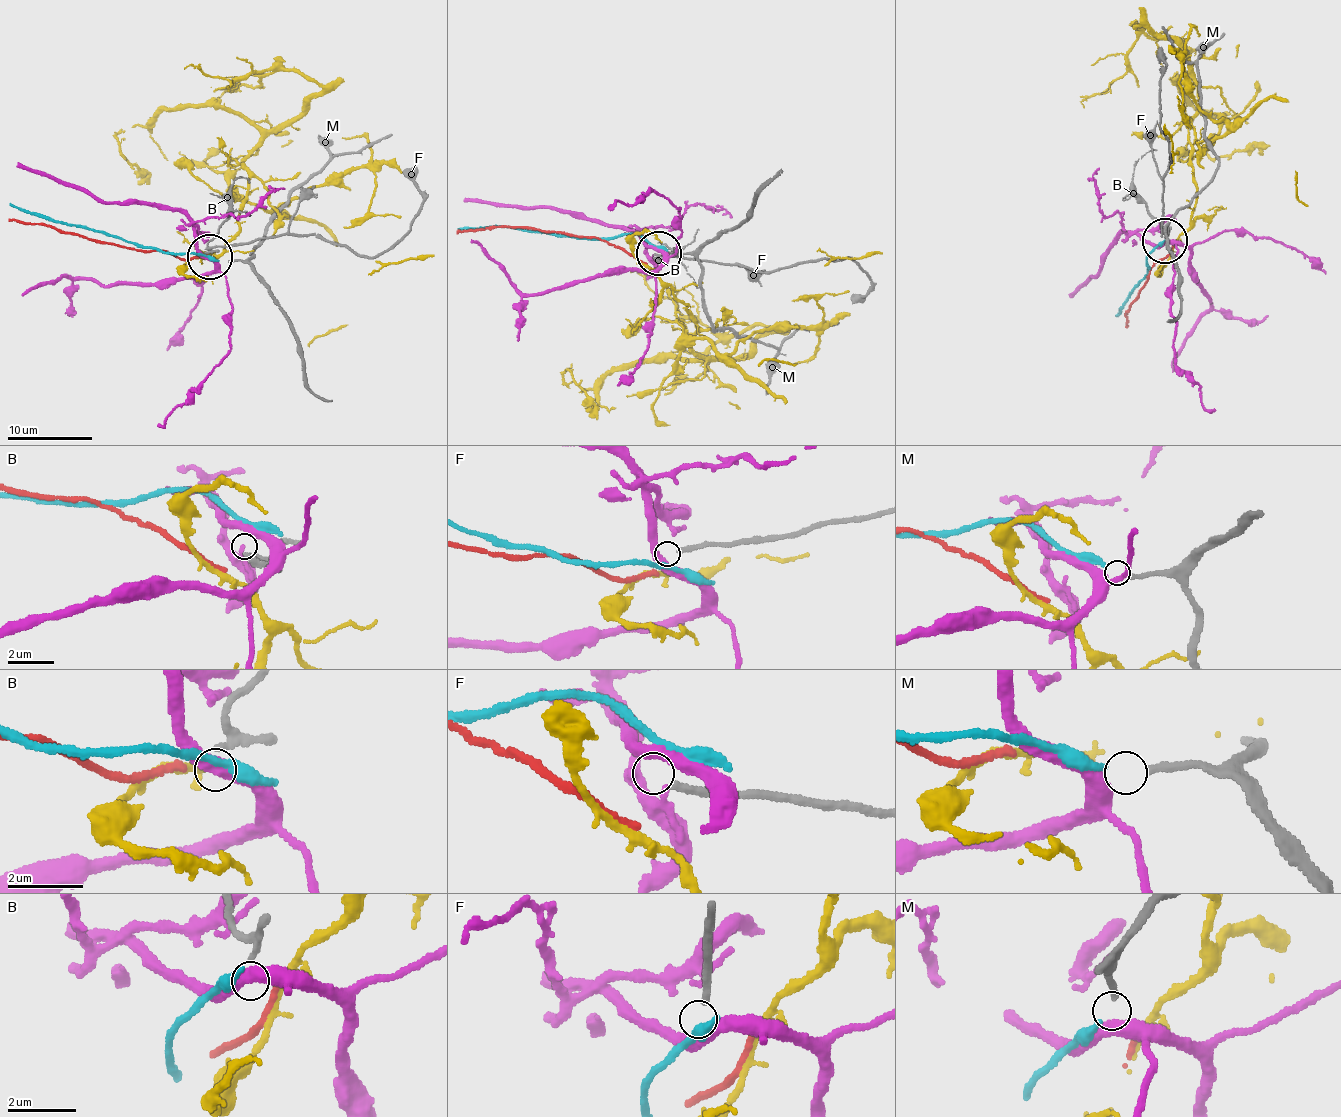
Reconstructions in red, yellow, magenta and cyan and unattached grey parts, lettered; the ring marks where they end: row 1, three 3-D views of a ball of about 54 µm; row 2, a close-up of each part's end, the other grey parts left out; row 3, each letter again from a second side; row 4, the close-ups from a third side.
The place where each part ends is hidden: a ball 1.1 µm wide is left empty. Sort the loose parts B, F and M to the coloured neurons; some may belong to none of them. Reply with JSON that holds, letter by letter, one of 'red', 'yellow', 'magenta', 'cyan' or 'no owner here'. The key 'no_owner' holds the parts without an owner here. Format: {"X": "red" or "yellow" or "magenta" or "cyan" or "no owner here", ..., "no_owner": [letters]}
{"B": "no owner here", "F": "no owner here", "M": "cyan", "no_owner": ["B", "F"]}

